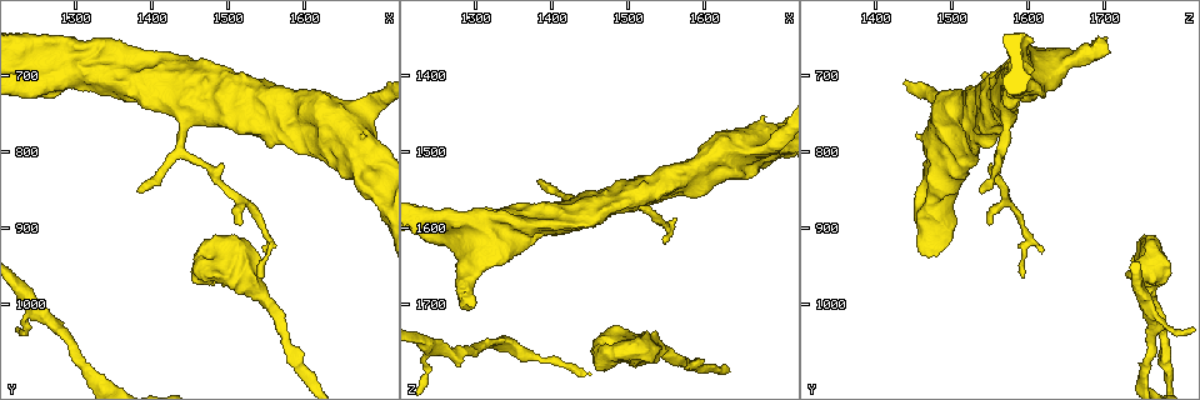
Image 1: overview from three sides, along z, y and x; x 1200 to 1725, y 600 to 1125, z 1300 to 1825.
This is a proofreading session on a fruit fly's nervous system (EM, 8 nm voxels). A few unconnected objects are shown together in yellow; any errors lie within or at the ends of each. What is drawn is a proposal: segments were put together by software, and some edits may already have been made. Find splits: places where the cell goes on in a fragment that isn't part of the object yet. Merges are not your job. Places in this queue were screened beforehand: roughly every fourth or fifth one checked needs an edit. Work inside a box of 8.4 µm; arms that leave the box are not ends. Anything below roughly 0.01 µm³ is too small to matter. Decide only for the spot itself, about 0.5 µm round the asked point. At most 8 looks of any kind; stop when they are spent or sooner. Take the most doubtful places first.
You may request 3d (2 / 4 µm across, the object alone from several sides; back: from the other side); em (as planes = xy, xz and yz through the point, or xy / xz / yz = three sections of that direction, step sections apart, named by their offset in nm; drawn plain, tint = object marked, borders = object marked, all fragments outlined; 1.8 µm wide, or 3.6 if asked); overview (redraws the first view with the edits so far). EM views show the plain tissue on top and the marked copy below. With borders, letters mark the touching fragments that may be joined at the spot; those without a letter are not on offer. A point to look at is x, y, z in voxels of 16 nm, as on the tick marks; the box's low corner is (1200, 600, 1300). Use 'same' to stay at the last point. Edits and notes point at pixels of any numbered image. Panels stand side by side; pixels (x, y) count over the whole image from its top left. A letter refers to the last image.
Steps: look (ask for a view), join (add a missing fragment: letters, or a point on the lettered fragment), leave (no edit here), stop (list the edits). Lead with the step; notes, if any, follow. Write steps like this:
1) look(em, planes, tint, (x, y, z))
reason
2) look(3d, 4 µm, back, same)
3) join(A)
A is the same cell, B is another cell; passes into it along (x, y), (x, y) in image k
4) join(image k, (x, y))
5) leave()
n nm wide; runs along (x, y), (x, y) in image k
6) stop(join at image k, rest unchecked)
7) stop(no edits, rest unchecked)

look(em, xz, step 4, tint, (1295, 655, 1700))
thick end

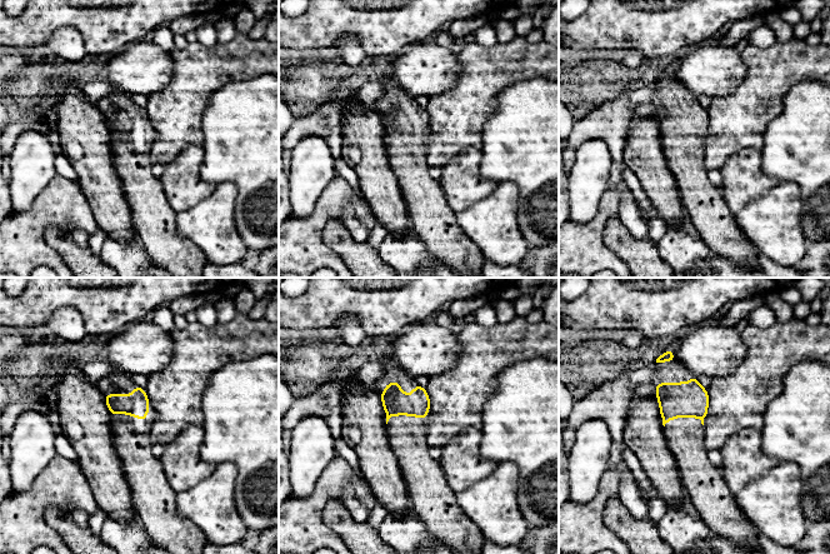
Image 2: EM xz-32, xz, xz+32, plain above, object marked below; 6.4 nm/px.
look(em, planes, borders, same)

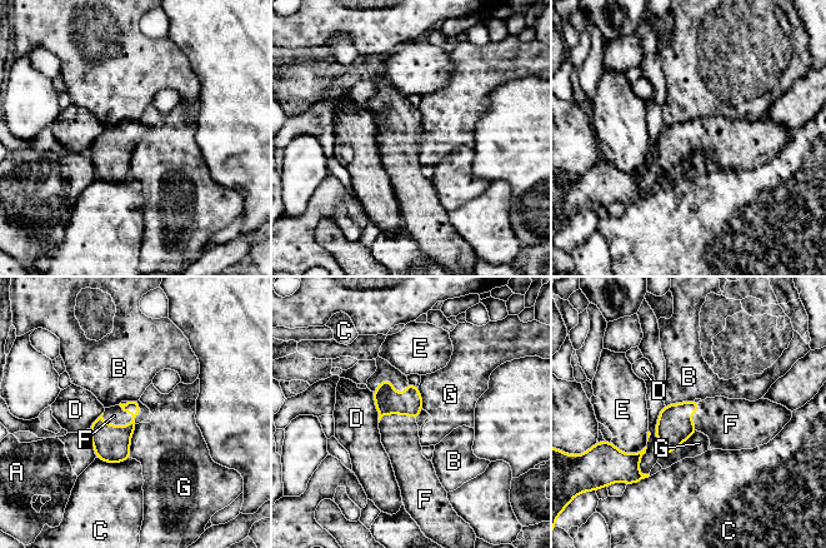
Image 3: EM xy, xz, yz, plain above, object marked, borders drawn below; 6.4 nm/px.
join(F)
F is the same cell, A, B, C, D, E and G are other cells; passes into it along (111, 443), (118, 427), (114, 416) in image 3; the cell continues

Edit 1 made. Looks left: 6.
look(overview)
redraw

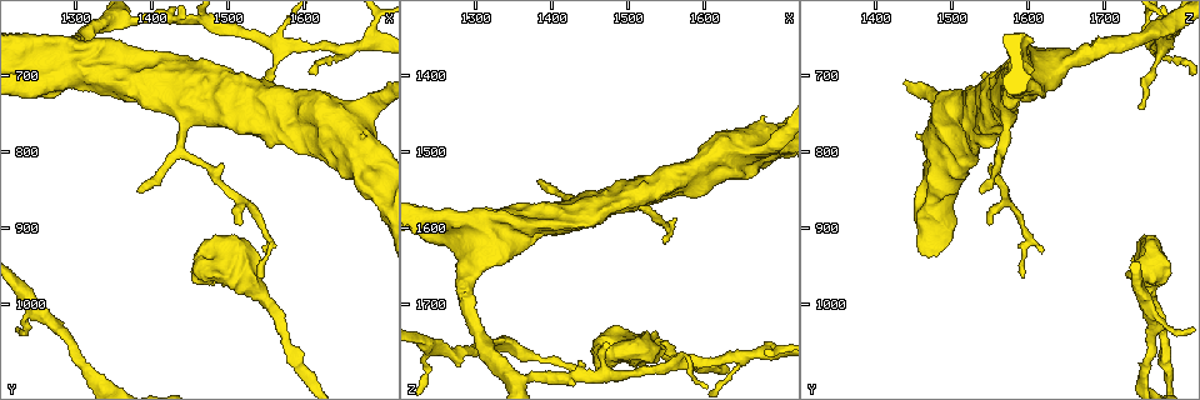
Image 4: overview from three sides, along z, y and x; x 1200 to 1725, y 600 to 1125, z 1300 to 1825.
look(em, 3.6 µm, planes, borders, (1365, 685, 1600))

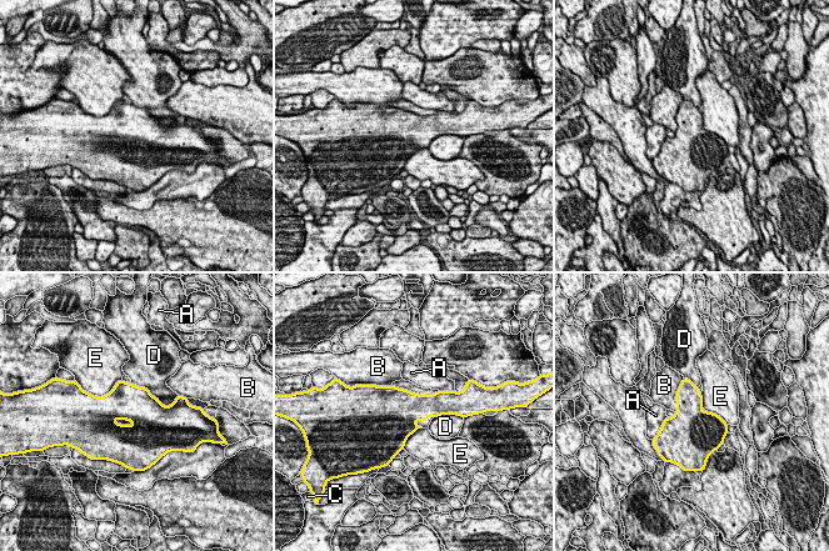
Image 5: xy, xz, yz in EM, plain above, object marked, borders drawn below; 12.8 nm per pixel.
leave()
A, B, C, D and E are other cells; border along (121, 379), (106, 394), (94, 396) in image 5; no lettered fragment goes on from it

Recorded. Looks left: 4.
look(3d, 2 µm, (1245, 660, 1585))
closes a loop

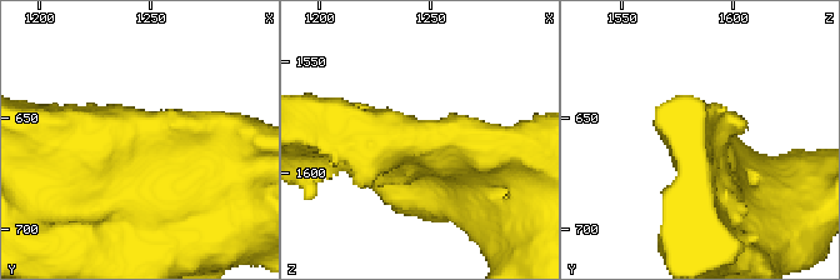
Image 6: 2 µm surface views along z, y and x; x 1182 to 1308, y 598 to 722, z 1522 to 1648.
look(em, planes, borders, (1249, 658, 1585))

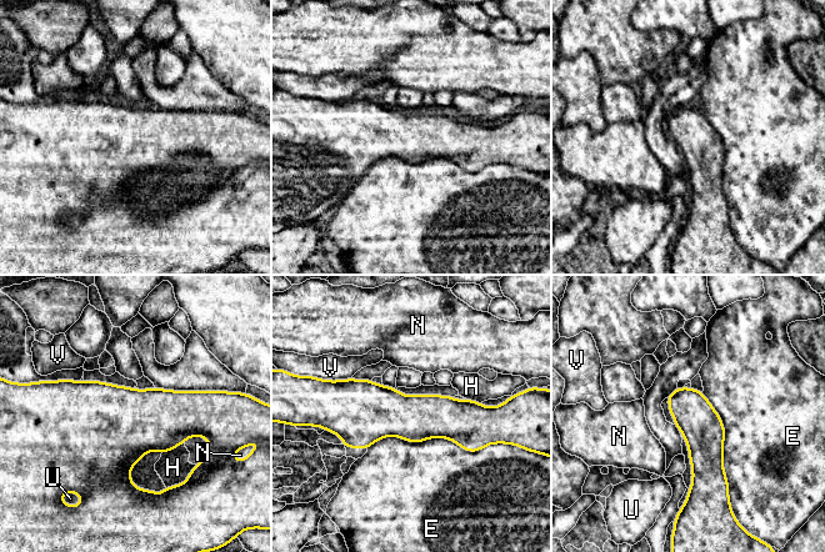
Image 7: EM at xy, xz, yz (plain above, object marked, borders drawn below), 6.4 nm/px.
leave()
E, H, N, U and V are other cells; border along (494, 442), (368, 448) in image 7; no lettered fragment goes on from it

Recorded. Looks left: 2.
stop(join at image 3, rest unchecked)

